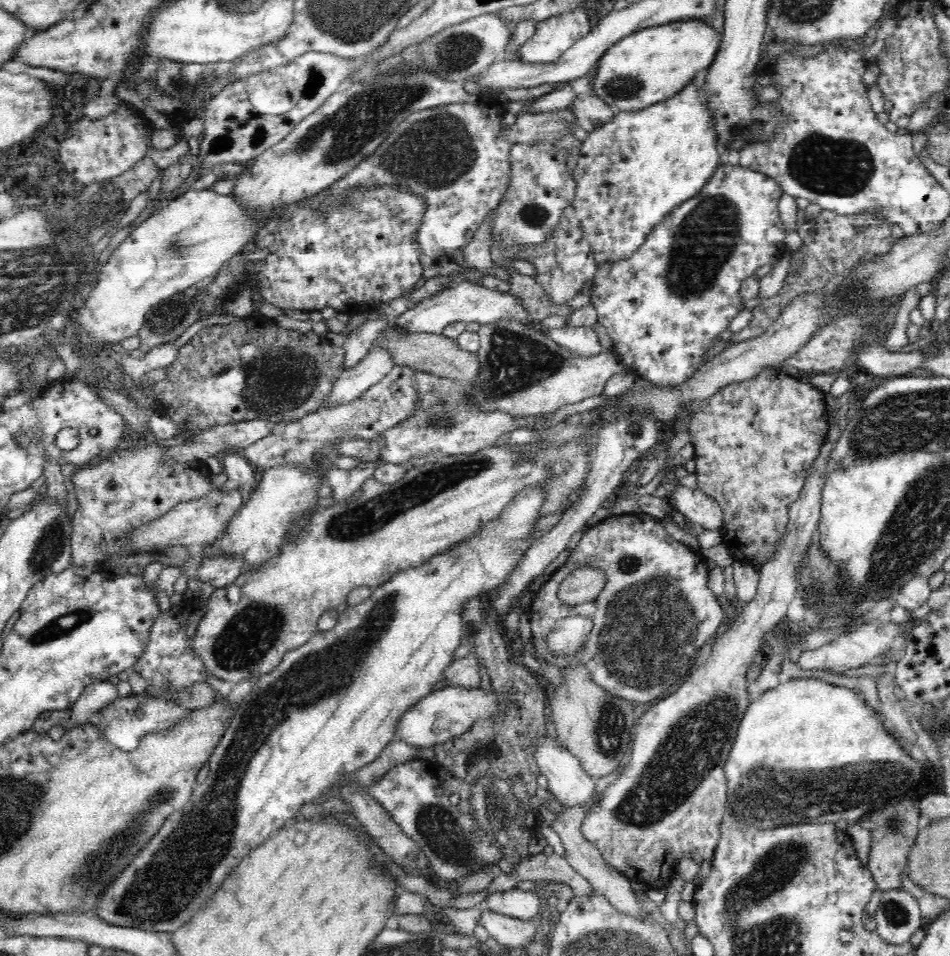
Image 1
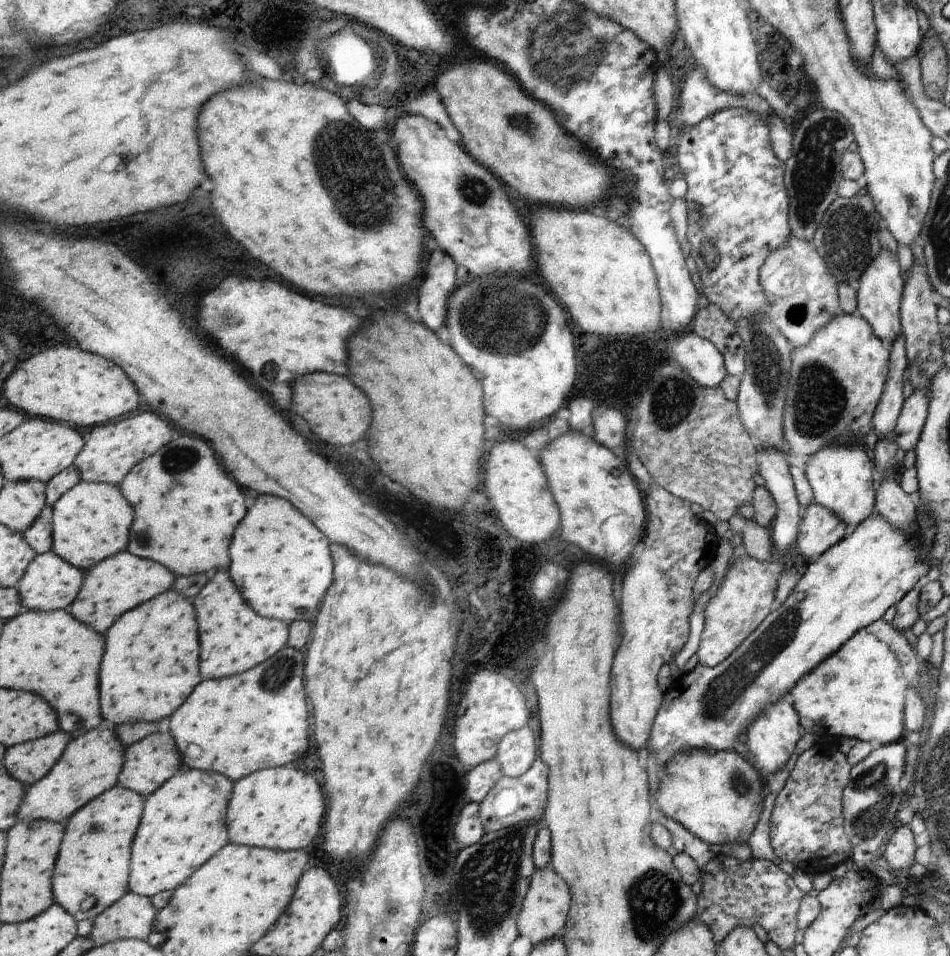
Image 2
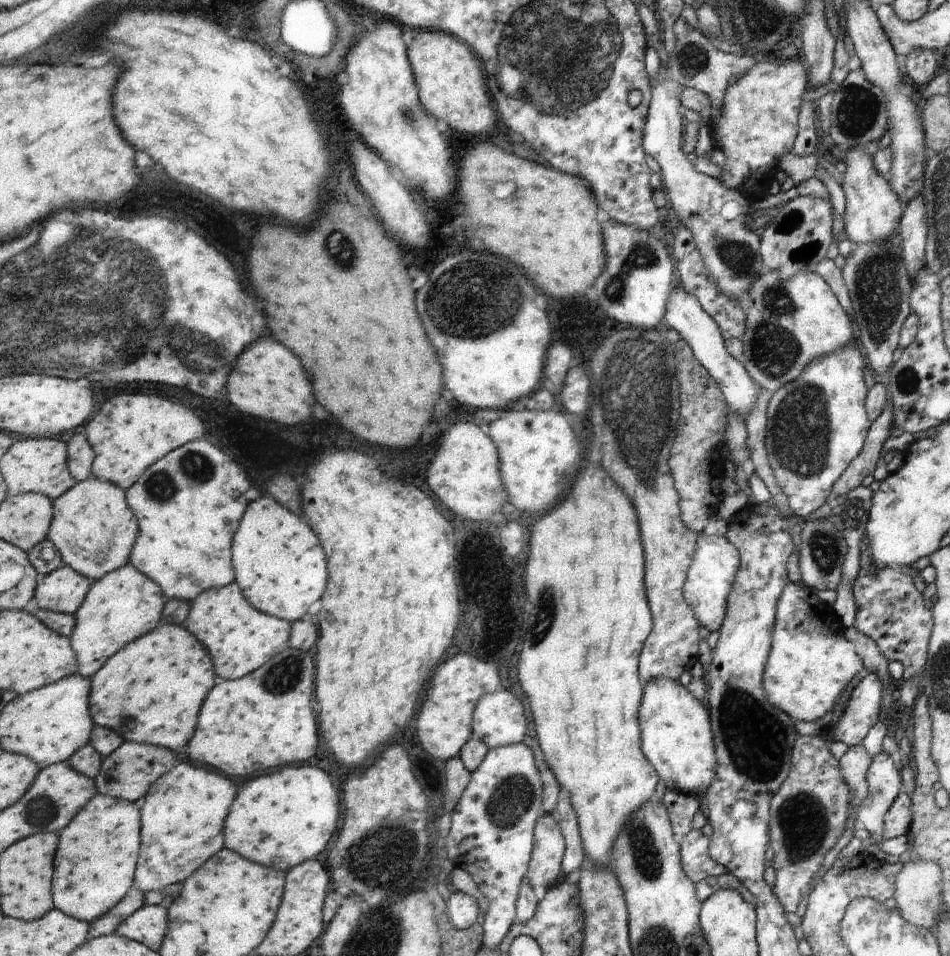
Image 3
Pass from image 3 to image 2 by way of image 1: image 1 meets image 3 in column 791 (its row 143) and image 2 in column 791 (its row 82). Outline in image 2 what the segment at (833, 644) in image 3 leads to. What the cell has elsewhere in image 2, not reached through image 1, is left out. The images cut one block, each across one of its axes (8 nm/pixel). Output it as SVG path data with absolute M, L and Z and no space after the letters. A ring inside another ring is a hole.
M864 628L803 676L789 690L787 698L796 709L804 732L835 734L885 745L906 735L903 712L908 688L909 682L893 650Z

